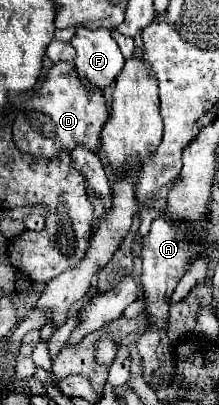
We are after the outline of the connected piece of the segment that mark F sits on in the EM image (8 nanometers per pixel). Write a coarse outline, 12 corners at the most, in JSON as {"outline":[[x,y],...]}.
{"outline":[[76,27],[76,71],[106,89],[124,57],[106,27]]}

